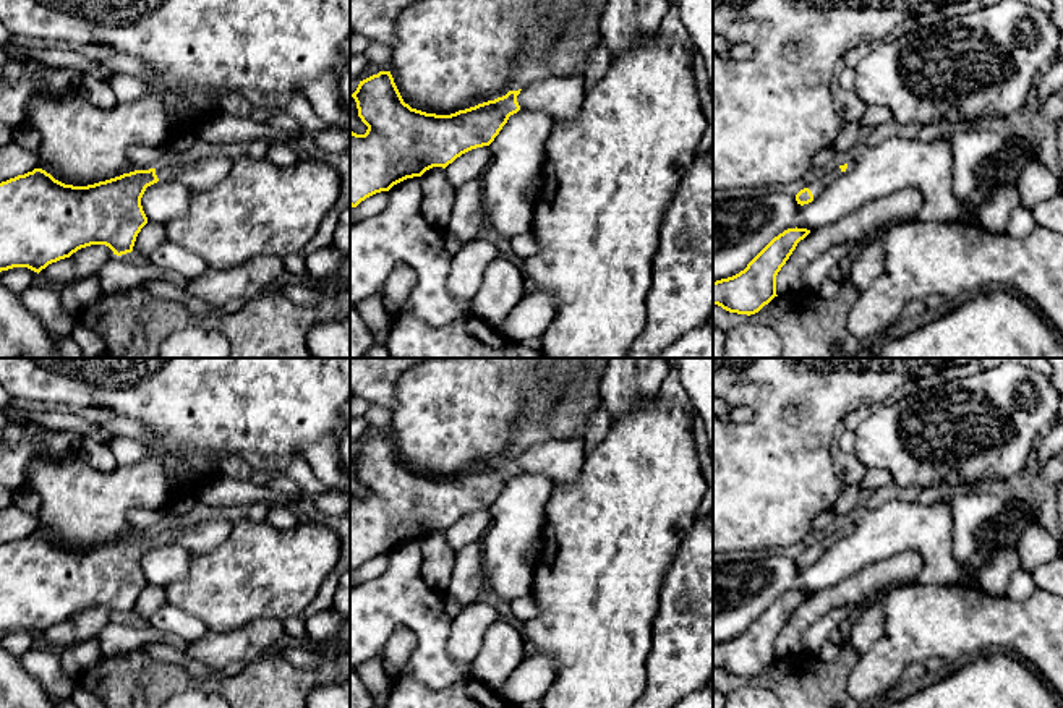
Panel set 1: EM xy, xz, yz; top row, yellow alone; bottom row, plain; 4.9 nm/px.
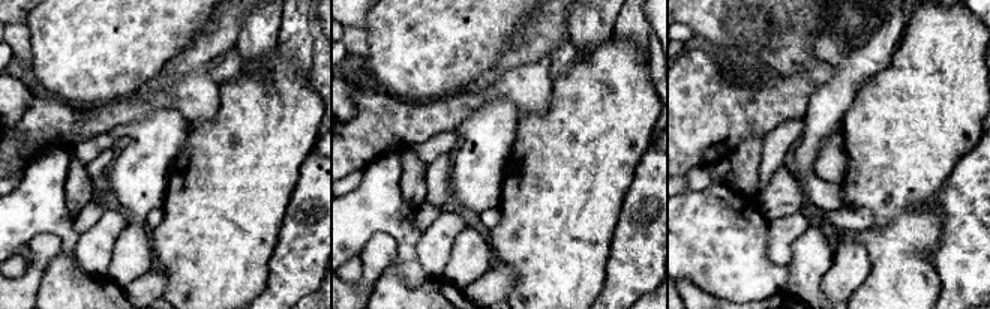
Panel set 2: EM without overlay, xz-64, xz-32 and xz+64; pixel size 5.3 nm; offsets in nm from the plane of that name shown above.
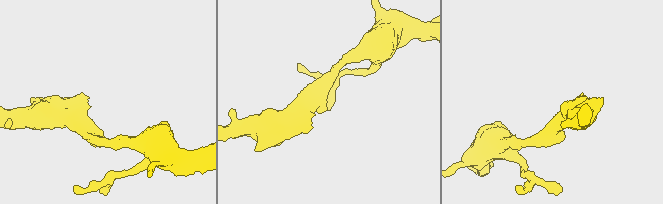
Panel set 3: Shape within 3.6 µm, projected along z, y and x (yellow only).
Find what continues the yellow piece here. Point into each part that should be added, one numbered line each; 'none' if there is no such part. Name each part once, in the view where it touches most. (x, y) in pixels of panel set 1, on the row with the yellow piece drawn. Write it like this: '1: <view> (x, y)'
1: xz (561, 98)

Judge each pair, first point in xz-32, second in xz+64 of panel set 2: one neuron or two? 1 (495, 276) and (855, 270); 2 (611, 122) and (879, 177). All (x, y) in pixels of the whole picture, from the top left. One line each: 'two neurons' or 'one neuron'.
1: one neuron
2: one neuron

